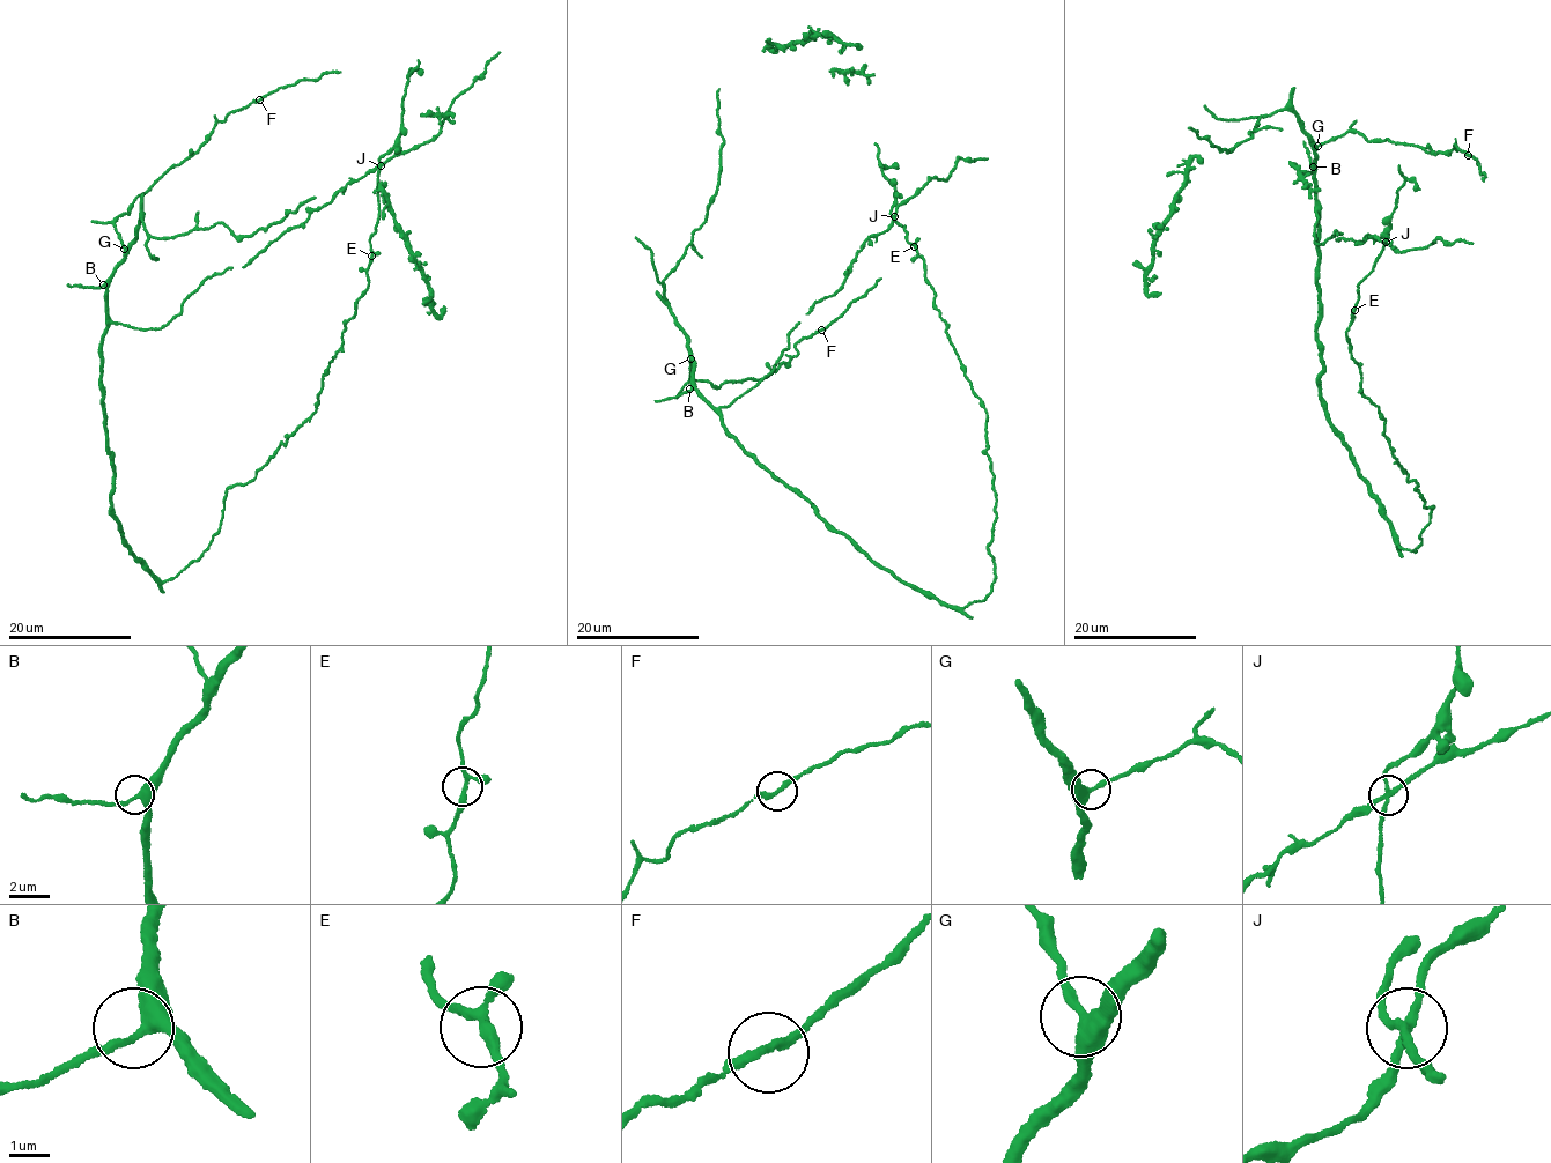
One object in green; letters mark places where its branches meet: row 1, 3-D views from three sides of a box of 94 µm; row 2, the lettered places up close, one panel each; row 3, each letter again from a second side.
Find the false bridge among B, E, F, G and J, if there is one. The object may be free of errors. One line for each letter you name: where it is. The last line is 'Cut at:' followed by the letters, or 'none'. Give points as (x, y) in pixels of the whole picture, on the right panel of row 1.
Cut at: none

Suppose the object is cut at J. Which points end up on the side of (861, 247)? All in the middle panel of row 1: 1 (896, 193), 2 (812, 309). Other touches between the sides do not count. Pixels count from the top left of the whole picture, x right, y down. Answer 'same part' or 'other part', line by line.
1: other part
2: same part

